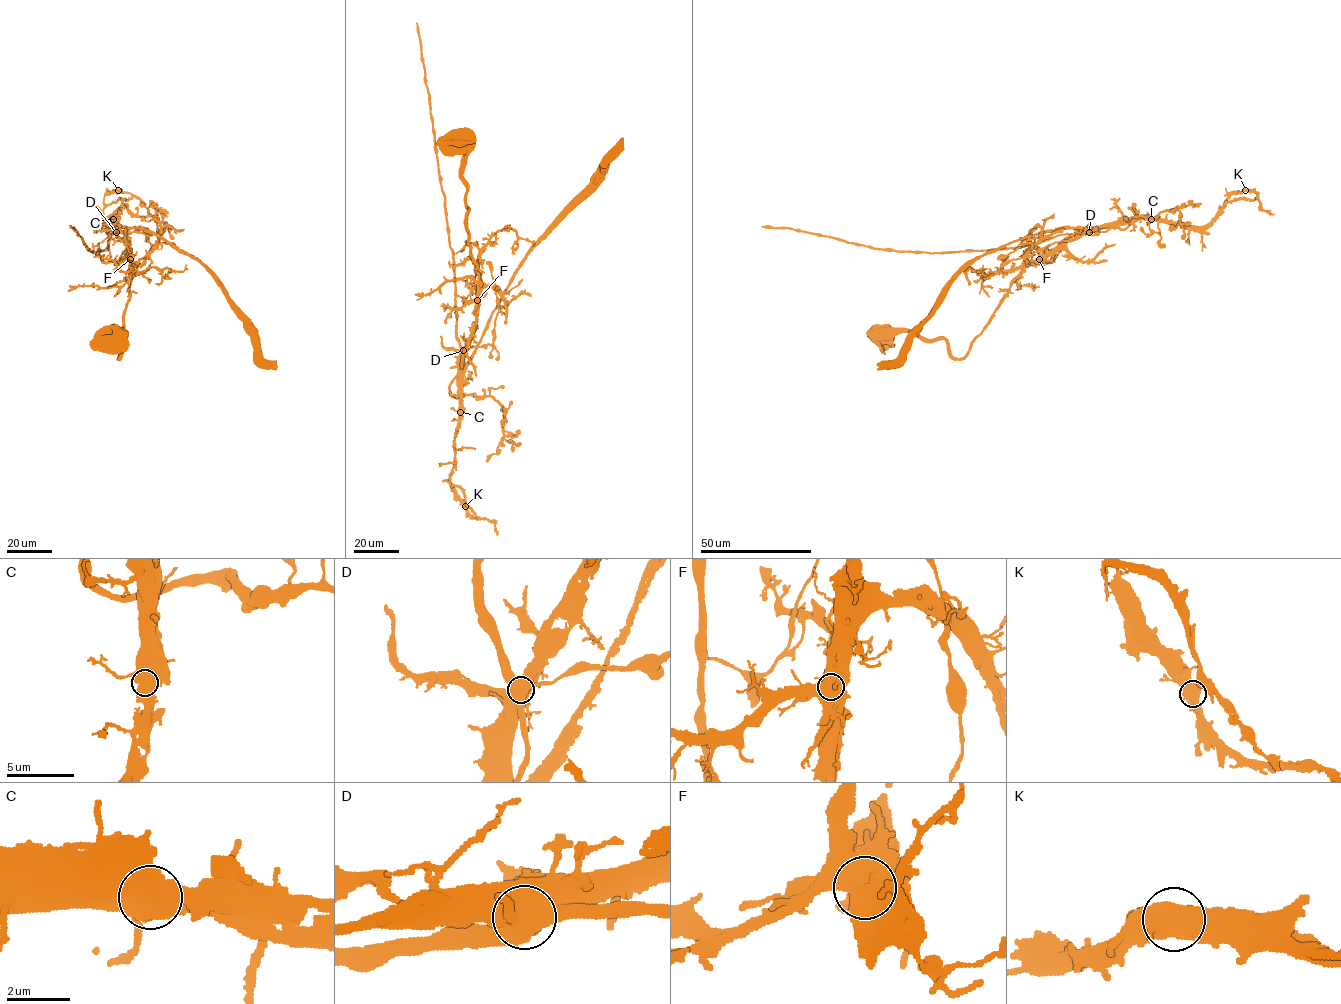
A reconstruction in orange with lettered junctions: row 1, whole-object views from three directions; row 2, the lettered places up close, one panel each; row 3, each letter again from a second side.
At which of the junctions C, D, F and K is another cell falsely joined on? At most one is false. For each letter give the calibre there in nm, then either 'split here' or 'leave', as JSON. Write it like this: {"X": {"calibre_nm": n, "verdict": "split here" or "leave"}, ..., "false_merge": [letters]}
{"C": {"calibre_nm": 700, "verdict": "leave"}, "D": {"calibre_nm": 750, "verdict": "split here"}, "F": {"calibre_nm": 700, "verdict": "leave"}, "K": {"calibre_nm": 700, "verdict": "leave"}, "false_merge": ["D"]}

